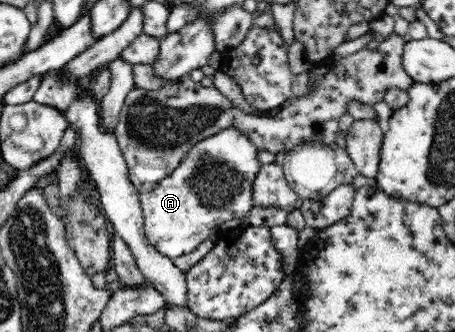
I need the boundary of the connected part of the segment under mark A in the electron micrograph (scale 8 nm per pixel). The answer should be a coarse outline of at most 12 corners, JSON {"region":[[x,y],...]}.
{"region":[[227,128],[140,194],[144,230],[181,257],[254,207],[262,166]]}

